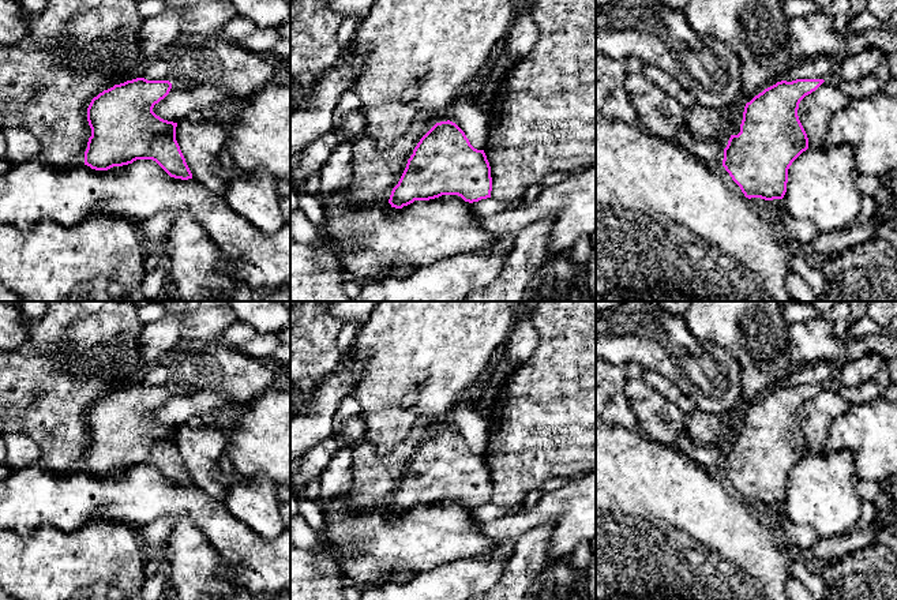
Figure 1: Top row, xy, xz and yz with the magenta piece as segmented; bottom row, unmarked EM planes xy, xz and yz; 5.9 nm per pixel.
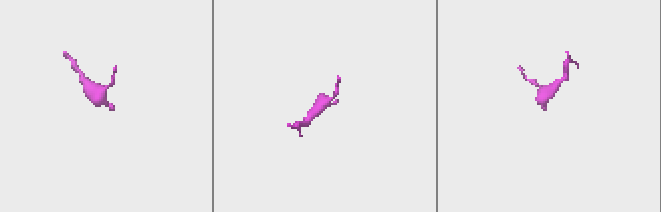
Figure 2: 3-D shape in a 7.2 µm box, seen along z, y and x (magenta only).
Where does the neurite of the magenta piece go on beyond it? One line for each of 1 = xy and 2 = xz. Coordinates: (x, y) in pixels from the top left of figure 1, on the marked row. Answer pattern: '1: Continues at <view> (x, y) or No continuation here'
1: No continuation here
2: No continuation here

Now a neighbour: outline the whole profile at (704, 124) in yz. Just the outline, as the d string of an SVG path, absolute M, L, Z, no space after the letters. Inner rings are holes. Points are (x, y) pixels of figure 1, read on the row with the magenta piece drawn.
M694 104L687 109L686 127L698 140L716 140L729 135L725 109L709 109Z

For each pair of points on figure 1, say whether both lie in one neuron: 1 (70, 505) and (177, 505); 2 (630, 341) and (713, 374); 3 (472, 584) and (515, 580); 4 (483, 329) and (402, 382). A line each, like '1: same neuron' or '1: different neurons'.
1: same neuron
2: same neuron
3: different neurons
4: same neuron

